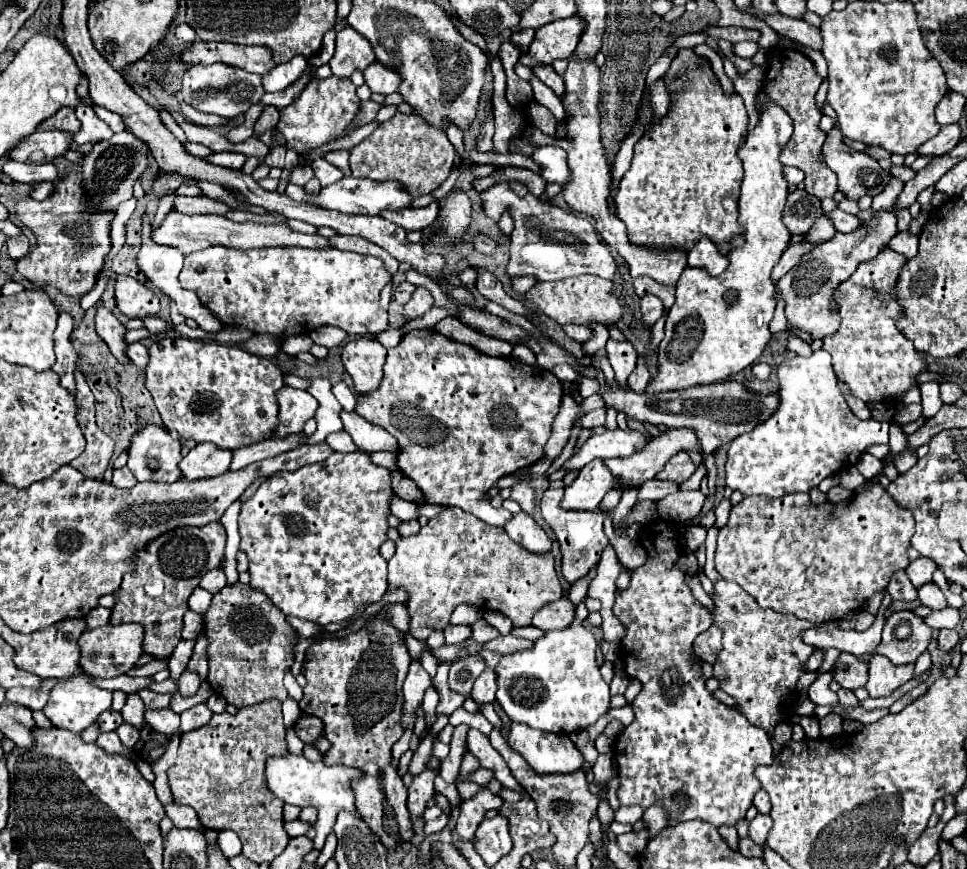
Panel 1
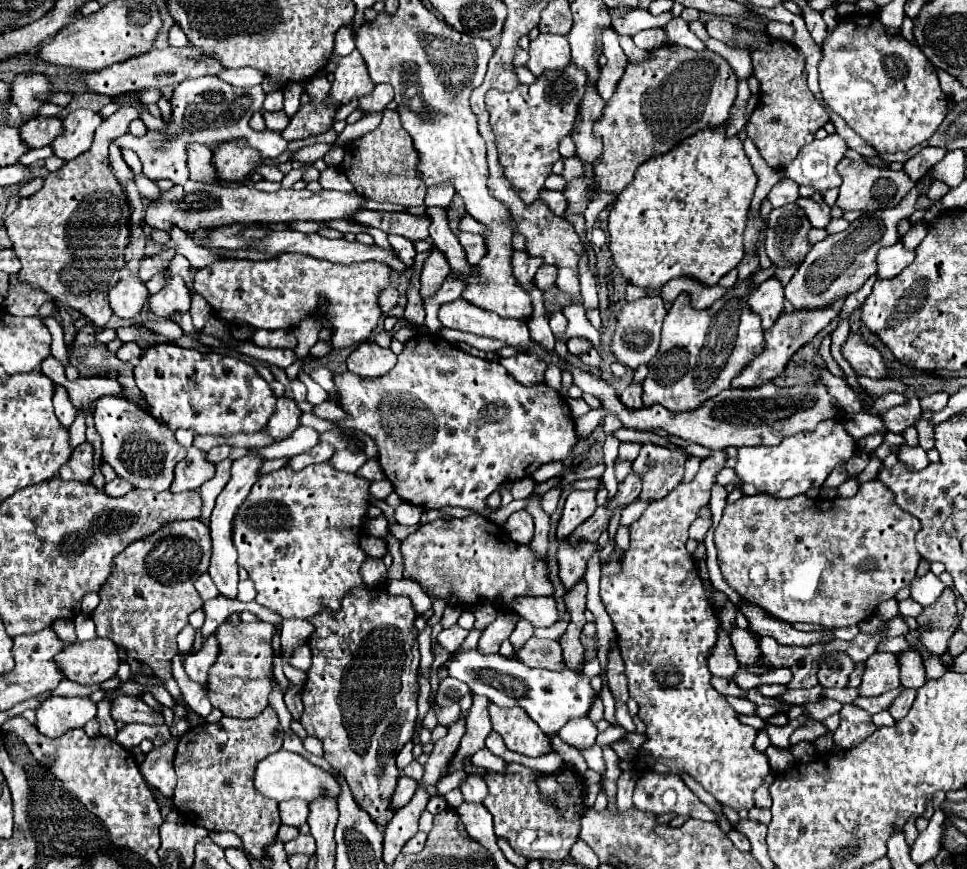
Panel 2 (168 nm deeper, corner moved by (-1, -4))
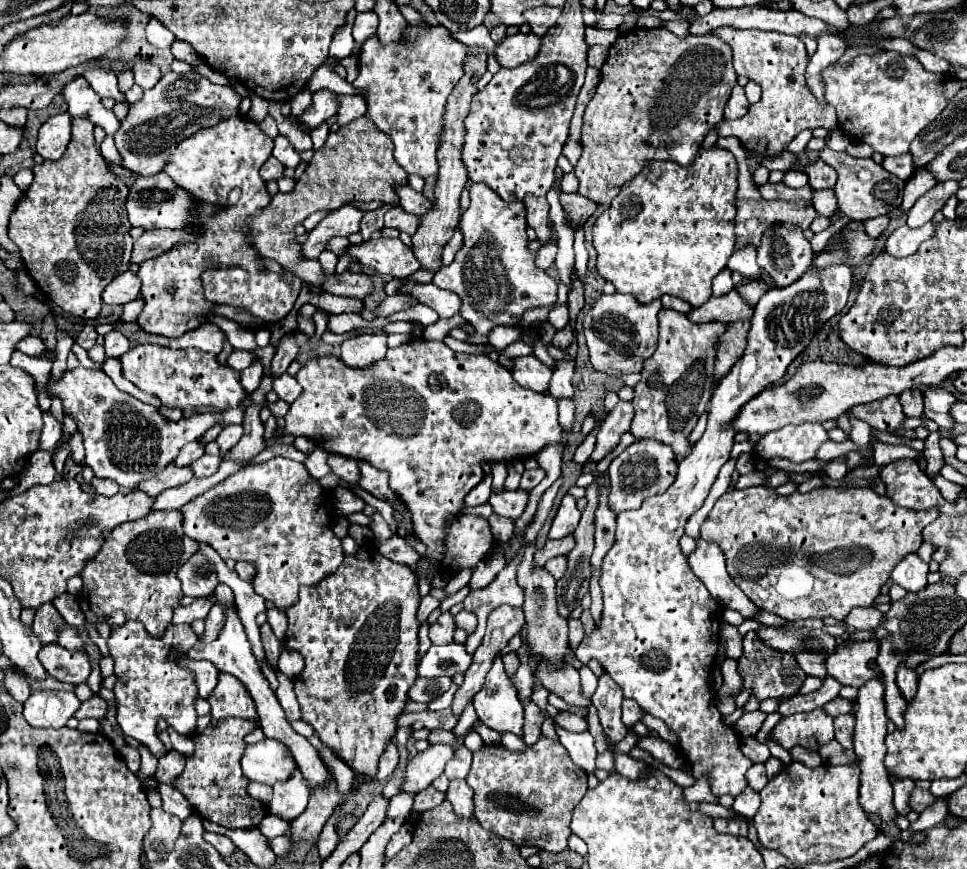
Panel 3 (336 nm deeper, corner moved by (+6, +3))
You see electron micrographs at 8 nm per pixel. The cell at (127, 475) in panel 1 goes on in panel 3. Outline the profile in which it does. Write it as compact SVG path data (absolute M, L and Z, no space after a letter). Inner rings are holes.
M94 478L92 488L96 494L104 494L104 496L114 496L120 492L118 484L114 484L114 480L106 480L106 478Z

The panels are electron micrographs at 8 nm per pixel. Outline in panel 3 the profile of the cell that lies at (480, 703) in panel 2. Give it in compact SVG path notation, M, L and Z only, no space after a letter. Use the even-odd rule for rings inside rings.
M434 744L428 746L424 752L418 752L406 768L406 782L402 786L404 792L418 794L420 790L428 788L446 768L450 762L450 756L454 756L454 748L450 744Z

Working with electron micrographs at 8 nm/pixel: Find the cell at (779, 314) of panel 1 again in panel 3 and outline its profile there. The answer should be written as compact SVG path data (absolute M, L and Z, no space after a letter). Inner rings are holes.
M730 290L724 296L712 296L706 304L694 308L690 314L686 314L692 322L734 322L734 320L752 320L754 316L754 304L748 304L738 296L736 290Z

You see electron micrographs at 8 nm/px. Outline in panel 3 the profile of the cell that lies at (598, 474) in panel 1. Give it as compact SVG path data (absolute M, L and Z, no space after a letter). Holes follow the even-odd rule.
M566 492L566 496L562 498L562 504L552 520L548 538L564 538L566 534L574 532L574 528L578 526L578 520L580 520L580 510L576 508L576 498Z

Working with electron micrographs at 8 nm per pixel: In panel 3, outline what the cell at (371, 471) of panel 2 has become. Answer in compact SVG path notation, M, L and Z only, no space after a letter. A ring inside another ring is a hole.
M316 448L304 462L306 470L314 476L314 478L322 478L326 474L330 474L330 466L328 466L328 452L324 448Z

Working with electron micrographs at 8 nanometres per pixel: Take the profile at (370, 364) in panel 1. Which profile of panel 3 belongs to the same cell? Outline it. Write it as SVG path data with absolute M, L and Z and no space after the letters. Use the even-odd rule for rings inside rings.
M360 334L342 342L342 362L350 368L366 368L386 356L384 334Z

